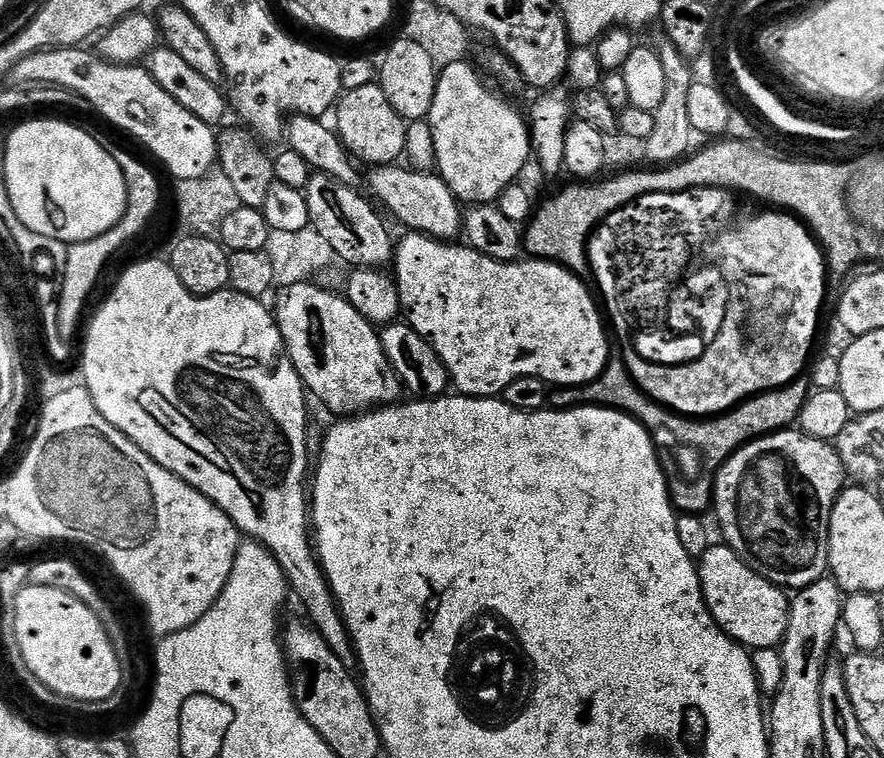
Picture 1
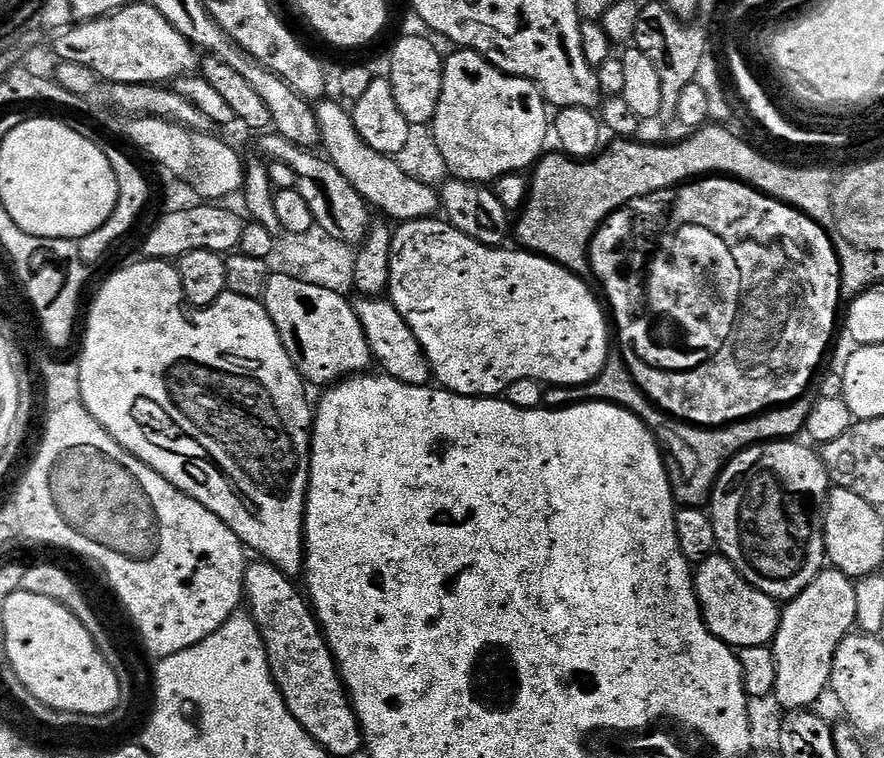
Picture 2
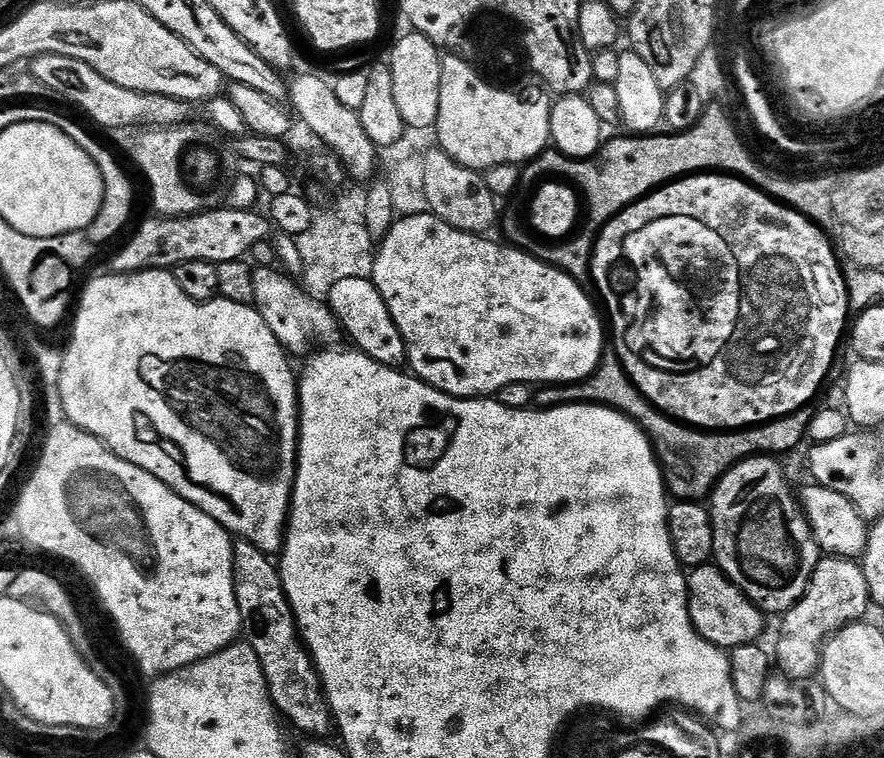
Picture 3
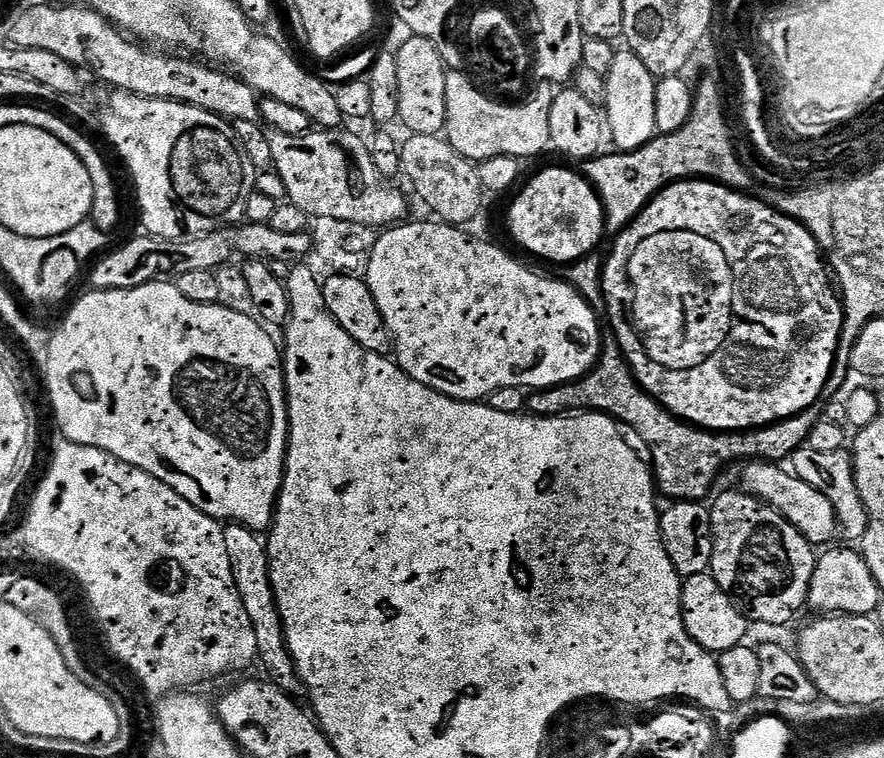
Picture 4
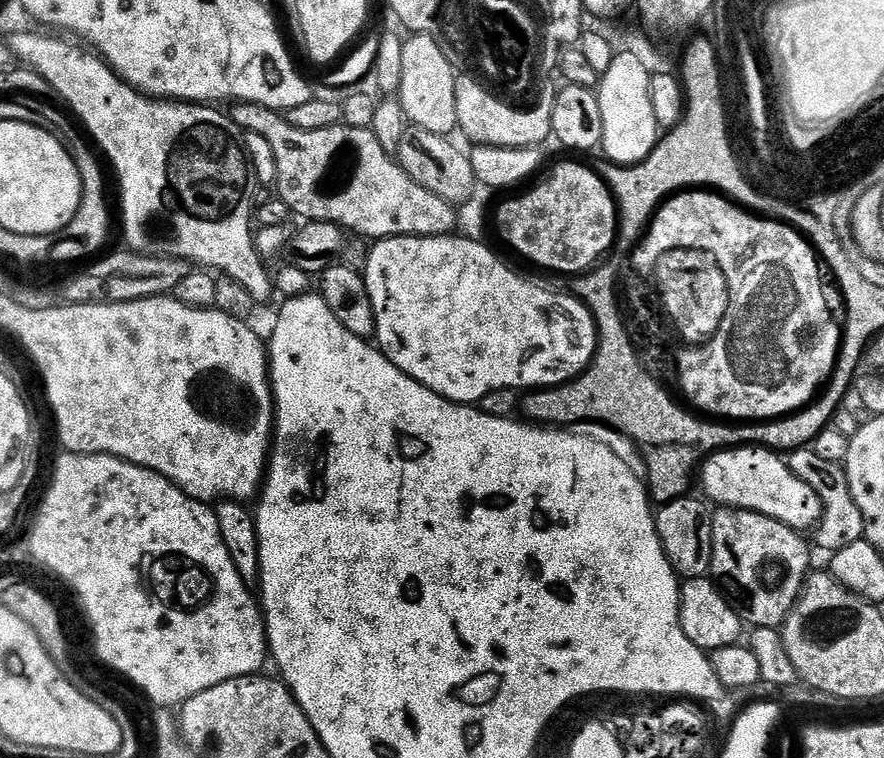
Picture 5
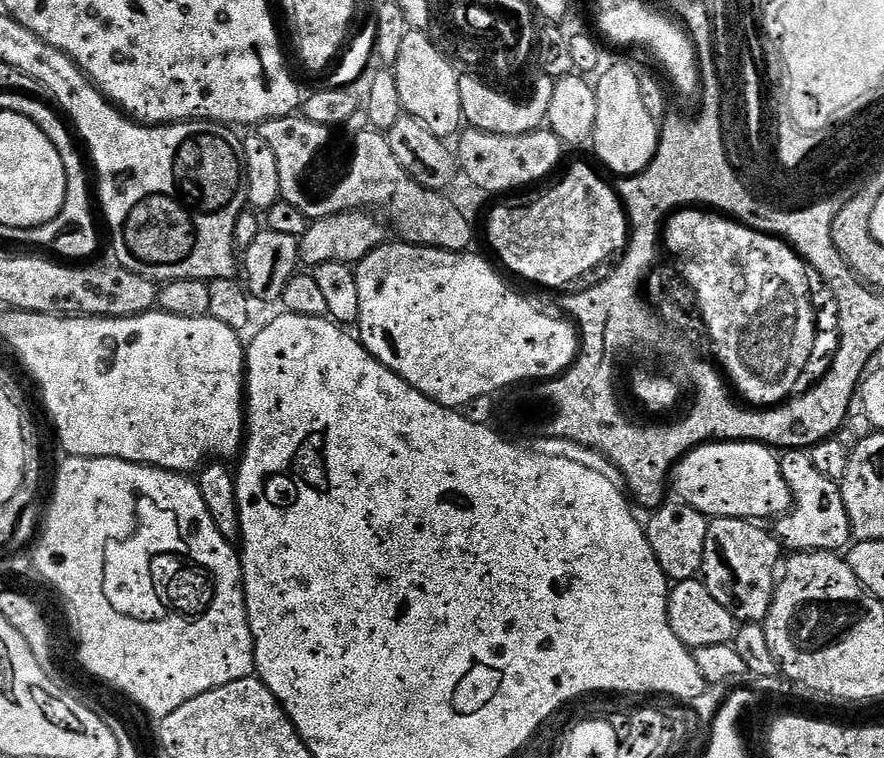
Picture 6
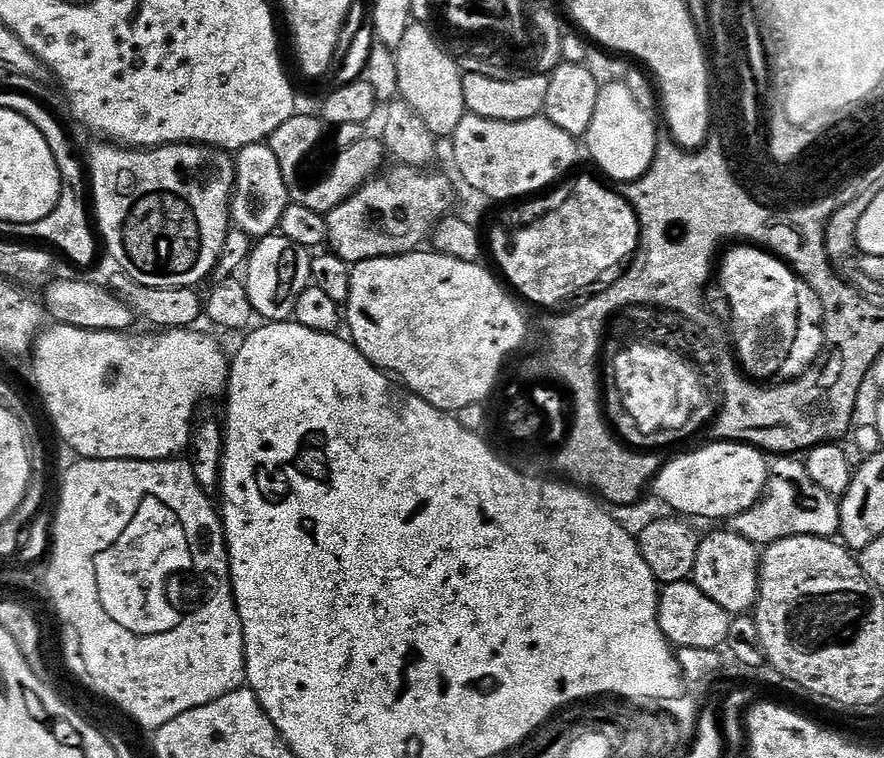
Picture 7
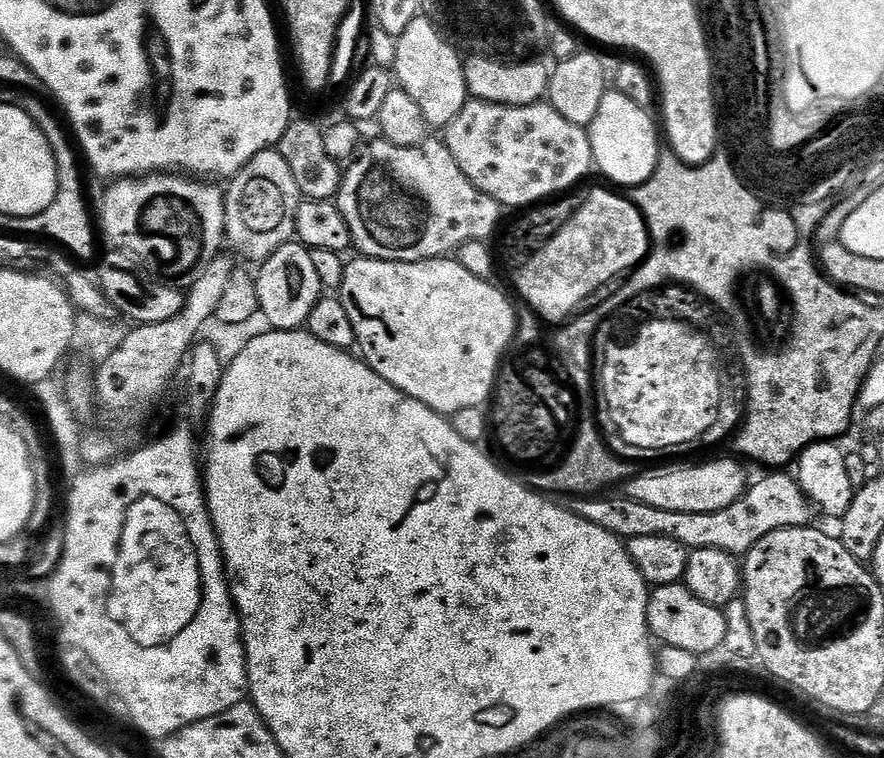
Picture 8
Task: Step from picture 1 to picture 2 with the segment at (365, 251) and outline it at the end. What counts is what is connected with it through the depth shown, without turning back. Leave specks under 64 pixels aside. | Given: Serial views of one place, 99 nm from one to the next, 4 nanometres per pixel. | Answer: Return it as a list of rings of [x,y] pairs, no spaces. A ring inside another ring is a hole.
[[[275,132],[263,133],[258,142],[259,150],[271,161],[280,161],[288,168],[292,169],[296,176],[296,191],[306,198],[306,206],[316,219],[316,227],[326,230],[333,238],[338,238],[338,242],[351,242],[359,246],[368,237],[370,219],[368,220],[369,205],[364,199],[346,182],[346,178],[338,173],[338,170],[327,157],[318,155],[309,149],[300,148],[297,144],[290,142],[286,138]],[[317,154],[317,156],[316,156]]]

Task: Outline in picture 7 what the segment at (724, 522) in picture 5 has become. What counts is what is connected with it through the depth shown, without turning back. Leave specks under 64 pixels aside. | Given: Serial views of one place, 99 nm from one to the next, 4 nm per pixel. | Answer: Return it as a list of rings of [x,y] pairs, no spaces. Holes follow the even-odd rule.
[[[731,530],[712,532],[708,537],[705,535],[698,546],[698,558],[694,562],[692,580],[698,586],[698,590],[702,590],[702,594],[706,594],[706,598],[718,602],[718,606],[722,606],[722,610],[726,610],[729,614],[751,613],[756,607],[756,597],[760,594],[761,555],[761,549],[757,545],[750,543],[736,532]]]

